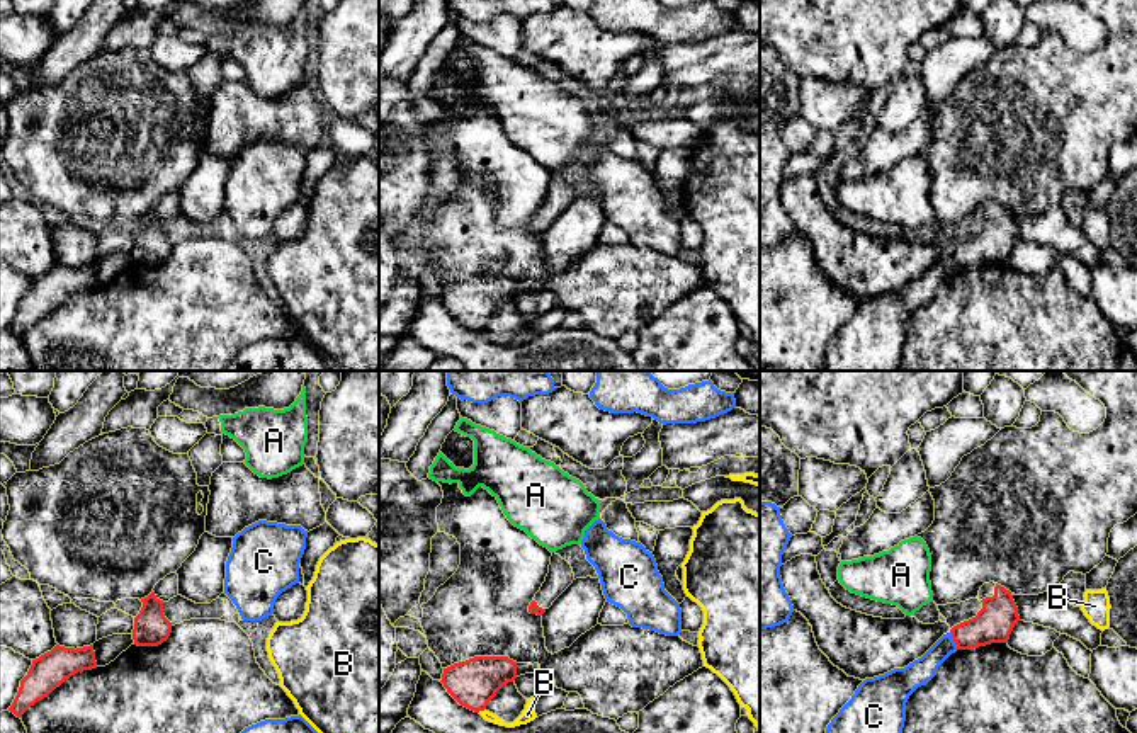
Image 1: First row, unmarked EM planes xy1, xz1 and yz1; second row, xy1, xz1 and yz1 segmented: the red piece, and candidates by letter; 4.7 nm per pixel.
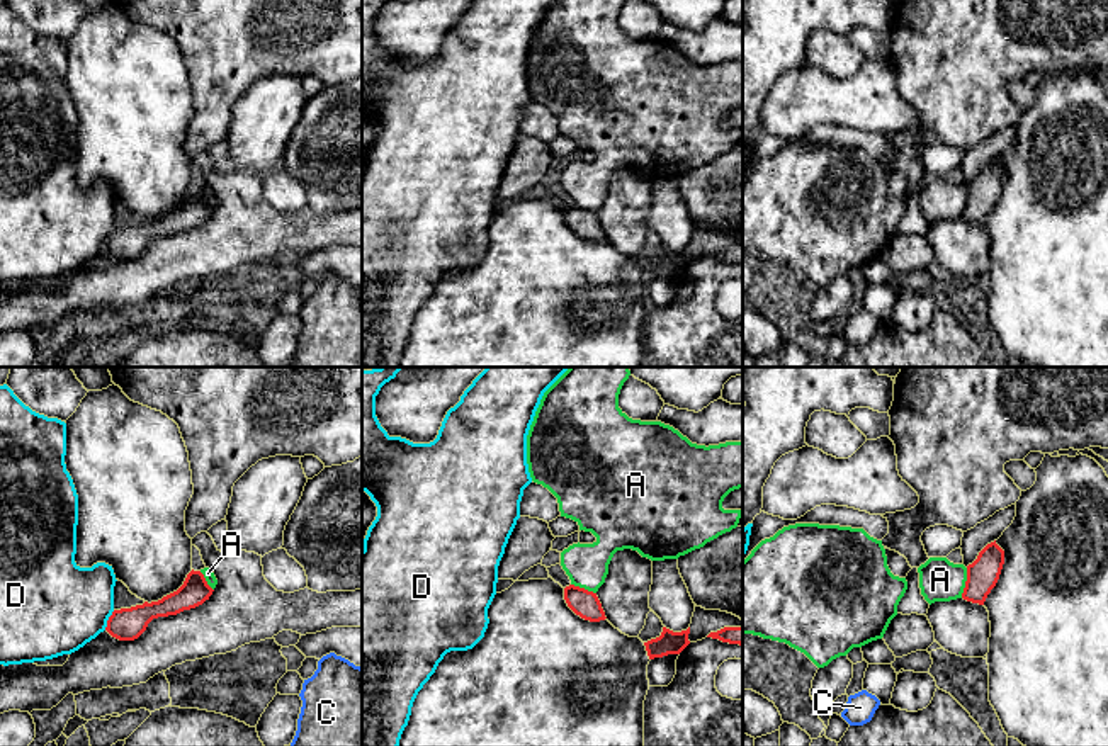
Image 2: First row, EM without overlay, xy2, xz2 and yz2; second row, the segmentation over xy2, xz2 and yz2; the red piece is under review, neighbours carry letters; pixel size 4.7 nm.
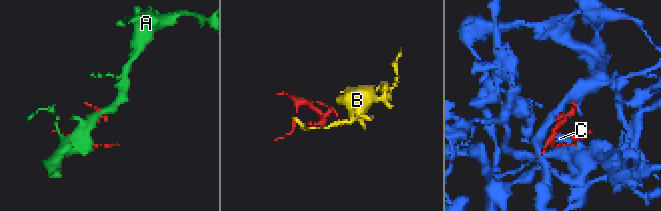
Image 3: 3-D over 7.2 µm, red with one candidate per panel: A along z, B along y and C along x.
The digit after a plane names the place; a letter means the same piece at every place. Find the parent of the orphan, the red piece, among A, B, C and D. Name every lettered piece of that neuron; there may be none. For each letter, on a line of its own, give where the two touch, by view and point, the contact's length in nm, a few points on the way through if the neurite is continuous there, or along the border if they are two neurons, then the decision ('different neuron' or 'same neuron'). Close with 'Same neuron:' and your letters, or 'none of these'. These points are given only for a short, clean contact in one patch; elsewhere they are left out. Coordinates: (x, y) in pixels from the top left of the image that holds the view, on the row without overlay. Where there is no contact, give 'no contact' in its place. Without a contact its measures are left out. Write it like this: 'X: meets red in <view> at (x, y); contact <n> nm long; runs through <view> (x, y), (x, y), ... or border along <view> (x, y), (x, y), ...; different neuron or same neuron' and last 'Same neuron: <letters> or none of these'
A: meets red in yz2 at (966, 203); contact 150 nm long; border along yz2 (967, 187), (961, 216); different neuron
B: meets red in xz1 at (481, 329); contact 40 nm long; border along xz1 (485, 327), (478, 330); different neuron
C: meets red in yz1 at (954, 259); contact 90 nm long; border along yz1 (950, 250), (957, 267); different neuron
D: meets red in xy2 at (107, 240); contact 110 nm long; border along xy2 (114, 230), (104, 248); different neuron
Same neuron: none of these

